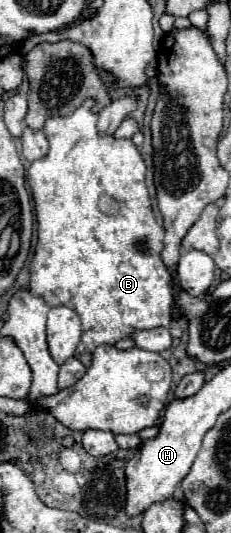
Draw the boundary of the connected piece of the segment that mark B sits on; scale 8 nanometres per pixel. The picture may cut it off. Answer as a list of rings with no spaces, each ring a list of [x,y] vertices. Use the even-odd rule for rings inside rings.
[[[89,98],[71,116],[49,118],[45,122],[49,152],[35,160],[27,170],[27,183],[39,222],[39,240],[29,266],[29,288],[33,294],[43,294],[49,306],[71,306],[81,316],[83,338],[75,358],[87,368],[91,366],[91,354],[97,346],[115,344],[133,330],[169,326],[173,320],[171,274],[159,256],[165,230],[155,222],[149,190],[145,186],[145,160],[131,138],[115,138],[111,134],[101,136],[97,132],[99,114],[93,112],[93,106],[95,100]],[[139,242],[147,246],[147,252],[139,252],[135,246]]]

